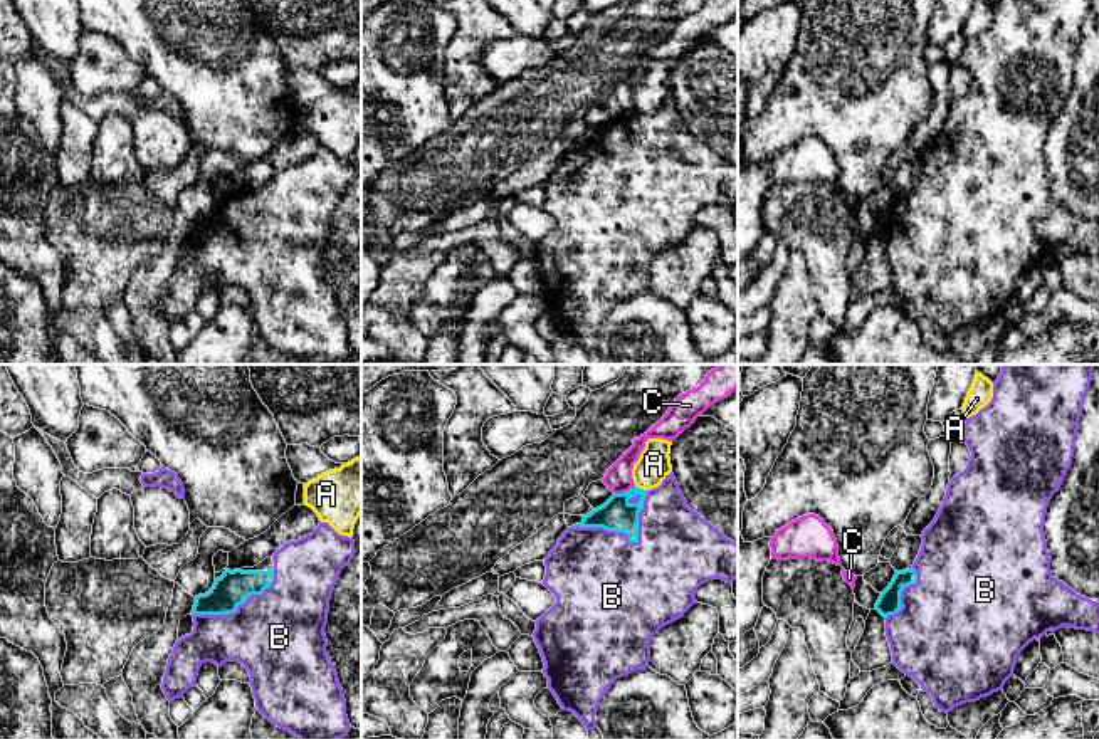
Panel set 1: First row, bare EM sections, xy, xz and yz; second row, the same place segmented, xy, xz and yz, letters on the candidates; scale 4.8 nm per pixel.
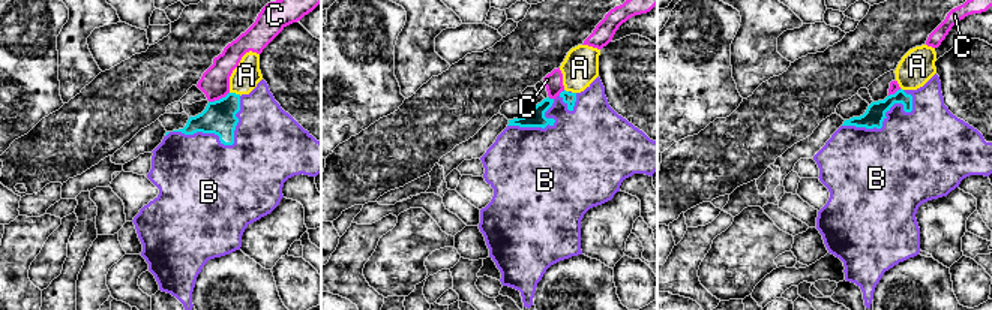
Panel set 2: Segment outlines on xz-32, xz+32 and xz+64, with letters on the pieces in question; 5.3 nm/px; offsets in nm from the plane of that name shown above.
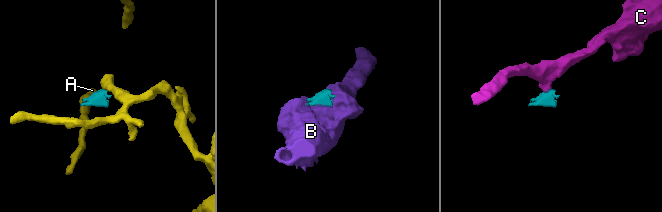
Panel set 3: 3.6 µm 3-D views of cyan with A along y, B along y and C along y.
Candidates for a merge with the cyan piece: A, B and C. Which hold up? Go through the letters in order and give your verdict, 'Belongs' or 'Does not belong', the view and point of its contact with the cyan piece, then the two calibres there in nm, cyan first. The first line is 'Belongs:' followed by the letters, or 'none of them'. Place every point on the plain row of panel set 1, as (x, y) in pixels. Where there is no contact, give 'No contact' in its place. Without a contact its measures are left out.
Belongs: B
A: Does not belong. Touches cyan at xz (641, 113). Thickness 160 nm (cyan) against 160 nm
B: Belongs. Touches cyan at xz (629, 162). Thickness 160 nm (cyan) against 460 nm
C: Does not belong. Touches cyan at xz (624, 116). Thickness 160 nm (cyan) against 130 nm

